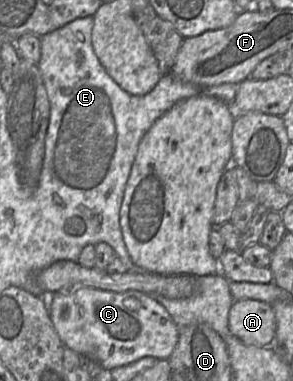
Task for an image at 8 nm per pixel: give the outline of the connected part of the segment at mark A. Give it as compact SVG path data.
M251 299L234 301L228 326L230 332L246 345L268 347L276 340L275 312L266 302Z

